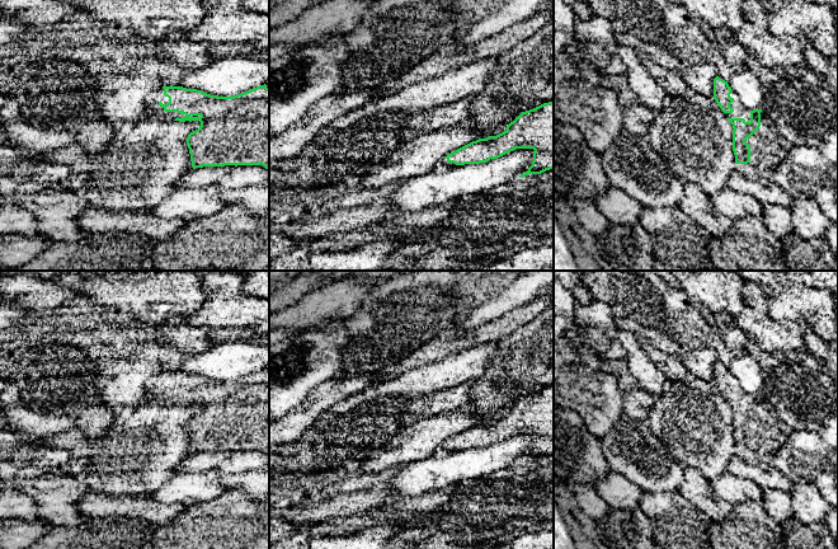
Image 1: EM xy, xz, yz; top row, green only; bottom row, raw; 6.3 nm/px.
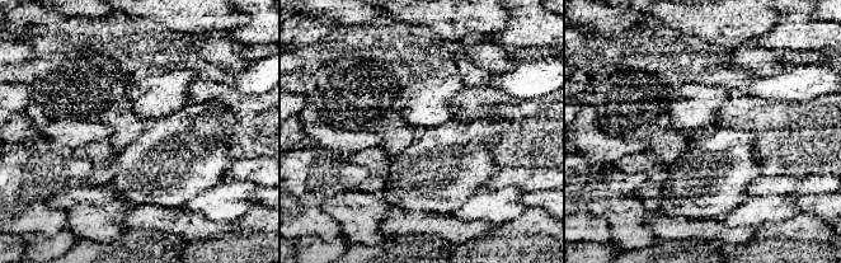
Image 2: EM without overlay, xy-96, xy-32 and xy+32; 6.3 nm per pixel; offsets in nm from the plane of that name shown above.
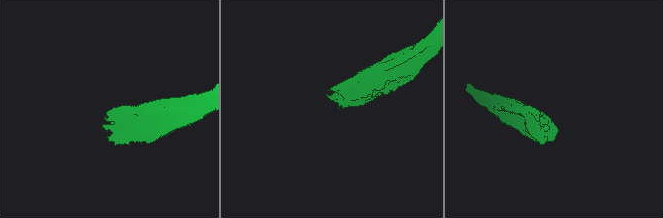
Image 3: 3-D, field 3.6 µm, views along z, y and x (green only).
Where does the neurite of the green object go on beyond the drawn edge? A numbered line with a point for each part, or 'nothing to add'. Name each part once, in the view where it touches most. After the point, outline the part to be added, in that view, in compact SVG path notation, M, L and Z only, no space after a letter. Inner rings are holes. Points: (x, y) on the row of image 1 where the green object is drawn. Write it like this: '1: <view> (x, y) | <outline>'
1: xy (152, 99) | M160 88L152 93L150 93L146 98L146 104L150 109L150 114L147 118L156 118L160 121L174 121L175 118L183 118L185 114L178 112L165 112L159 103L168 104L169 98L164 95L164 89ZM146 118L146 119L147 119Z

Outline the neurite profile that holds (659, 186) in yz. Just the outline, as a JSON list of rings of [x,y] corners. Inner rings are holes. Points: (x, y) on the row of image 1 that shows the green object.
[[[622,131],[599,158],[609,186],[625,192],[642,207],[678,206],[686,182],[670,169],[642,136]]]

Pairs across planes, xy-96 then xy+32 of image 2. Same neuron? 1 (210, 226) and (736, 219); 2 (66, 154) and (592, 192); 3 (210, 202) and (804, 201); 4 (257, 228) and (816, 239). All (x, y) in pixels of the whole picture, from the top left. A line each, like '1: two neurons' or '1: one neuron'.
1: two neurons
2: one neuron
3: two neurons
4: one neuron

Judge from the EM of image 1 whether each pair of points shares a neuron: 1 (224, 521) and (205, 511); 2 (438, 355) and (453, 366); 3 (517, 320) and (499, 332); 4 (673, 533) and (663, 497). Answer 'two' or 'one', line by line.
1: one
2: two
3: one
4: one

